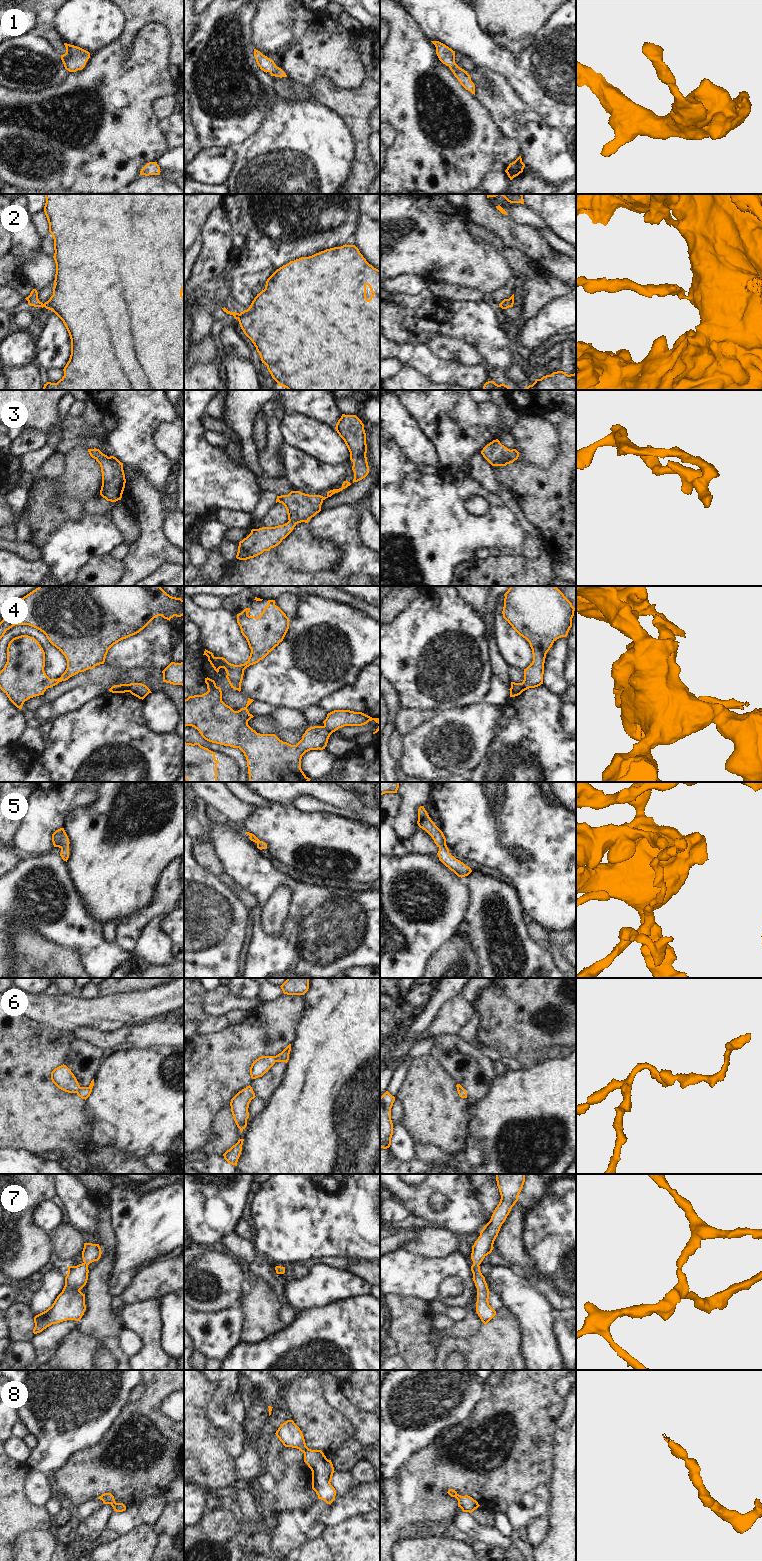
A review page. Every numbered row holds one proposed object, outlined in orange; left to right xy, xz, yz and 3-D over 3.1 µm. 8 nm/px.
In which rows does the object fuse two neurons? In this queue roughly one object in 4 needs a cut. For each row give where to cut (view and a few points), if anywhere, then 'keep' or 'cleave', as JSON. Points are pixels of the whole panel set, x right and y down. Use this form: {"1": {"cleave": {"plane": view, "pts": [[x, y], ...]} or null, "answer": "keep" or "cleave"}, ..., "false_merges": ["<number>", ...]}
{"1": {"cleave": null, "answer": "keep"}, "2": {"cleave": null, "answer": "keep"}, "3": {"cleave": null, "answer": "keep"}, "4": {"cleave": {"plane": "xz", "pts": [[324, 725], [333, 731]]}, "answer": "cleave"}, "5": {"cleave": null, "answer": "keep"}, "6": {"cleave": null, "answer": "keep"}, "7": {"cleave": null, "answer": "keep"}, "8": {"cleave": null, "answer": "keep"}, "false_merges": ["4"]}

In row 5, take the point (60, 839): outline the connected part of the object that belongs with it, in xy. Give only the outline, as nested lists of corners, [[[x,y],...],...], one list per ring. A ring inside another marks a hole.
[[[60,828],[52,834],[52,842],[54,847],[59,847],[61,849],[60,856],[67,862],[69,858],[70,842],[64,828]]]

